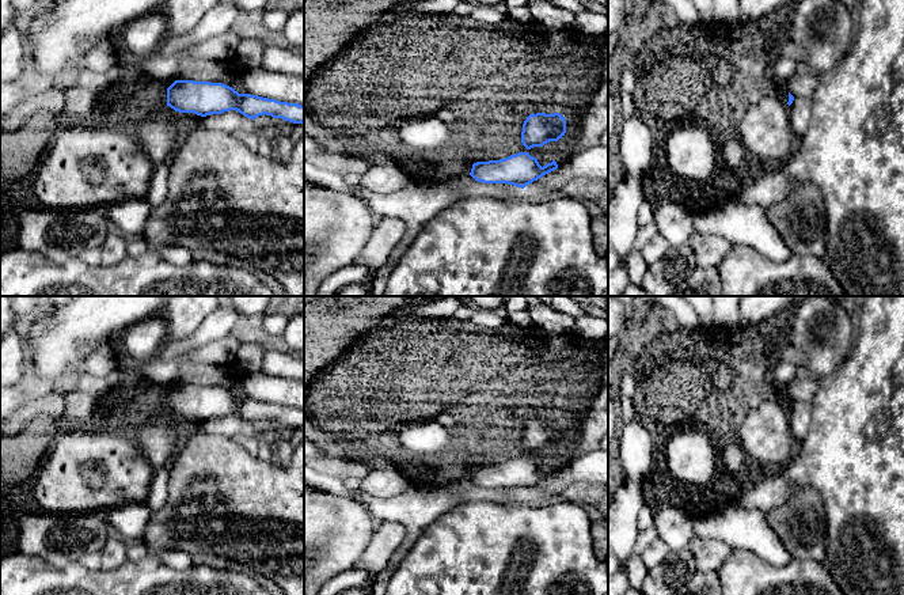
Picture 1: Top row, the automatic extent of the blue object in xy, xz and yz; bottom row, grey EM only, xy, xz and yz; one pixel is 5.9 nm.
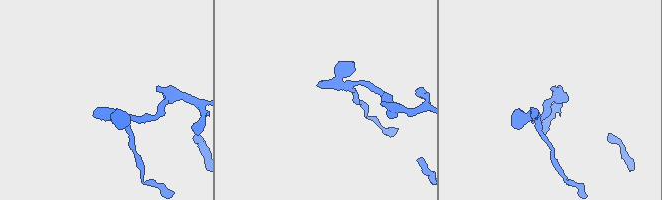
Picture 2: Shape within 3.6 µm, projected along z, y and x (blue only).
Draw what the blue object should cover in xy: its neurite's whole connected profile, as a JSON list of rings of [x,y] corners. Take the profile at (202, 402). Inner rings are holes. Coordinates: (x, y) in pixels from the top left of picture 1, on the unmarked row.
[[[175,384],[167,393],[167,410],[201,421],[236,414],[252,425],[266,418],[293,428],[304,427],[304,410],[299,408],[239,398],[223,387]]]

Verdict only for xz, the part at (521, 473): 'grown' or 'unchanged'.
unchanged

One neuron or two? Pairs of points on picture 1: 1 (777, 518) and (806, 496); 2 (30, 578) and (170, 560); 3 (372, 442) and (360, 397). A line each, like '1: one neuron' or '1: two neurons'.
1: one neuron
2: two neurons
3: one neuron

